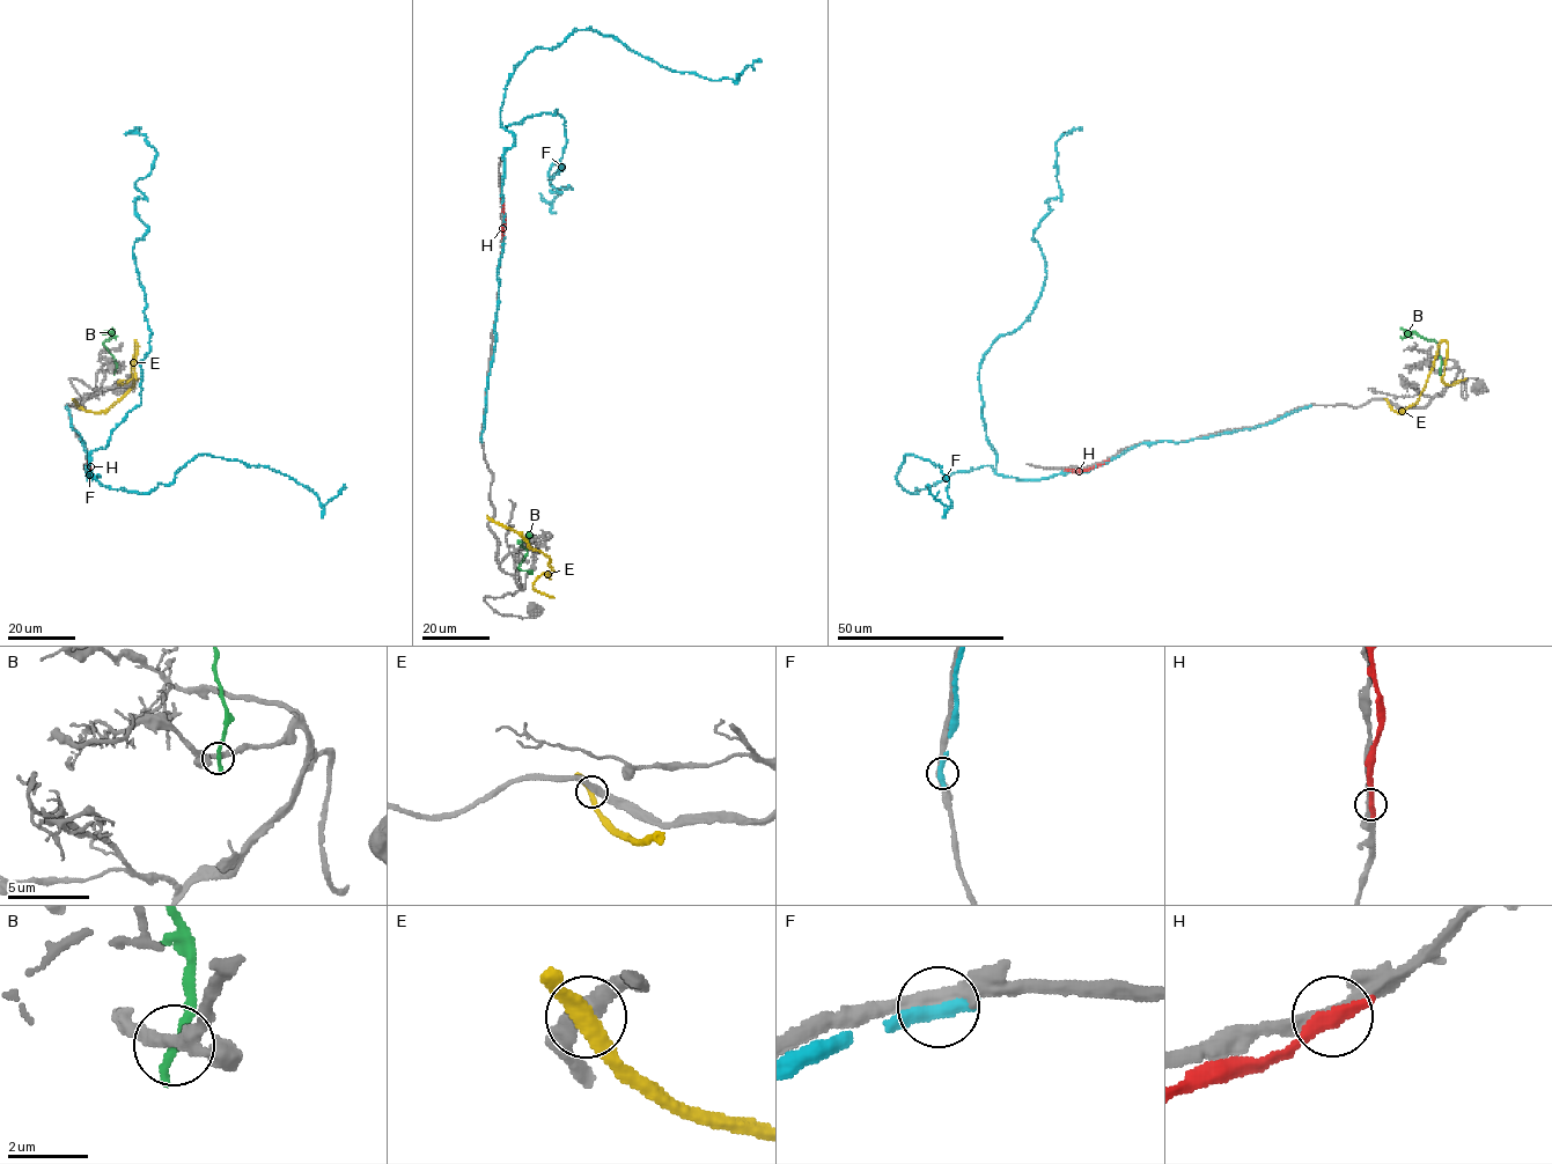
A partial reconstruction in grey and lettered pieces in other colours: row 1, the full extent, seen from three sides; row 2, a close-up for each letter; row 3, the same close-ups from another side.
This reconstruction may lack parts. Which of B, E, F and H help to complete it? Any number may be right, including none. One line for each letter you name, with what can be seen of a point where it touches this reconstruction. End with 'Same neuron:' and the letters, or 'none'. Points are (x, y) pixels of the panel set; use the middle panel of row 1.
Same neuron: none

